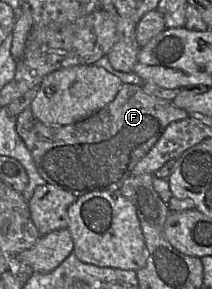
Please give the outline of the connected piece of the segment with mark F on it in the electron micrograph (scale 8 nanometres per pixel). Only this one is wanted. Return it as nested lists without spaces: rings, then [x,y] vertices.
[[[123,83],[110,104],[84,120],[66,126],[47,126],[28,107],[17,116],[16,131],[30,151],[38,174],[47,183],[78,198],[95,191],[120,190],[136,164],[158,141],[165,128],[172,122],[188,117],[184,108],[177,108],[171,101],[148,94],[138,85]]]

